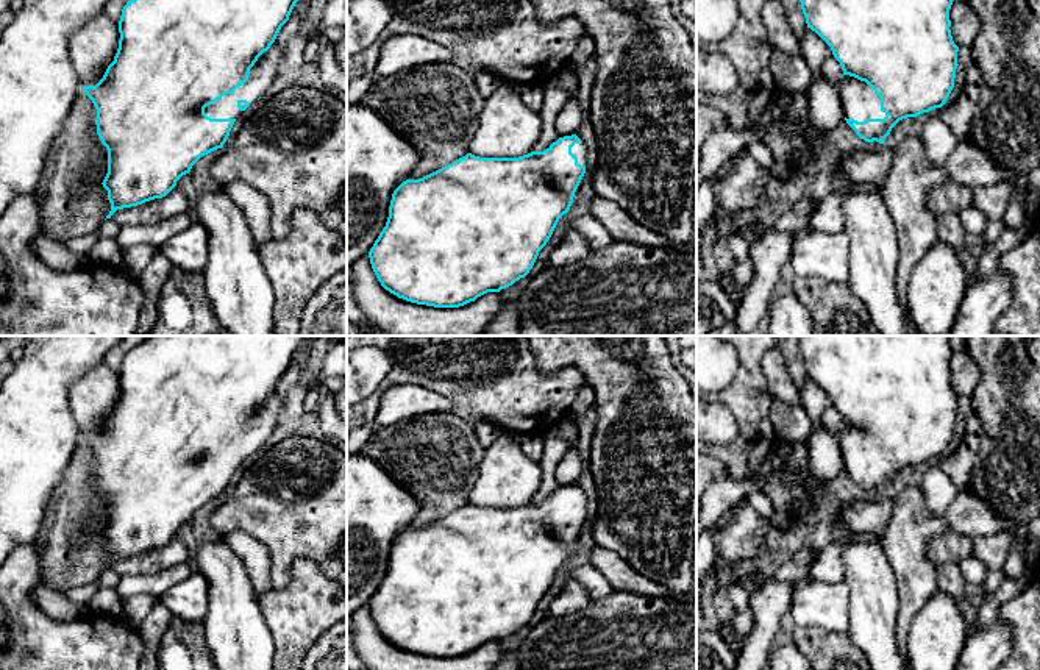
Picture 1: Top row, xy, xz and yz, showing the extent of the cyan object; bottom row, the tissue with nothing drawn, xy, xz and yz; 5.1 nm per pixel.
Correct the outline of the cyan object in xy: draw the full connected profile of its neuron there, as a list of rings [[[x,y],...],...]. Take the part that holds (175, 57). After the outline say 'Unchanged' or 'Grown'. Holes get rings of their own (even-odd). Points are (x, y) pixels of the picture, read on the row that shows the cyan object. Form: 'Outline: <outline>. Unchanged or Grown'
Outline: [[[128,0],[126,5],[122,9],[122,16],[119,20],[119,33],[120,33],[120,39],[119,39],[119,48],[117,53],[114,56],[114,61],[108,66],[103,78],[95,84],[95,86],[83,86],[83,91],[86,92],[86,95],[92,100],[95,109],[97,109],[97,119],[95,119],[95,125],[97,125],[97,134],[102,141],[102,144],[106,147],[108,150],[108,173],[103,180],[103,187],[108,191],[108,200],[111,203],[111,211],[106,216],[106,219],[111,219],[111,216],[117,211],[117,209],[123,209],[123,208],[131,208],[131,206],[137,206],[142,205],[145,201],[155,200],[155,198],[162,198],[166,197],[175,186],[176,181],[191,172],[192,166],[205,155],[222,148],[223,144],[226,142],[230,131],[236,122],[236,119],[256,100],[261,98],[262,94],[267,92],[267,89],[270,87],[270,84],[273,83],[273,80],[276,78],[278,72],[278,64],[281,61],[281,55],[284,52],[284,48],[297,37],[298,30],[301,27],[301,22],[305,19],[306,11],[309,9],[309,2],[311,0]]]. Grown

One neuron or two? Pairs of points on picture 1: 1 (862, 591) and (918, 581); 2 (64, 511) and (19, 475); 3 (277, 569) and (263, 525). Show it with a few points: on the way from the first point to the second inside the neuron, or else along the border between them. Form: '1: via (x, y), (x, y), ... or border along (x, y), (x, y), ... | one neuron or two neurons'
1: border along (884, 552), (892, 569), (898, 600), (895, 623) | two neurons
2: border along (66, 466), (35, 533) | two neurons
3: via (278, 558), (278, 541), (274, 536) | one neuron

